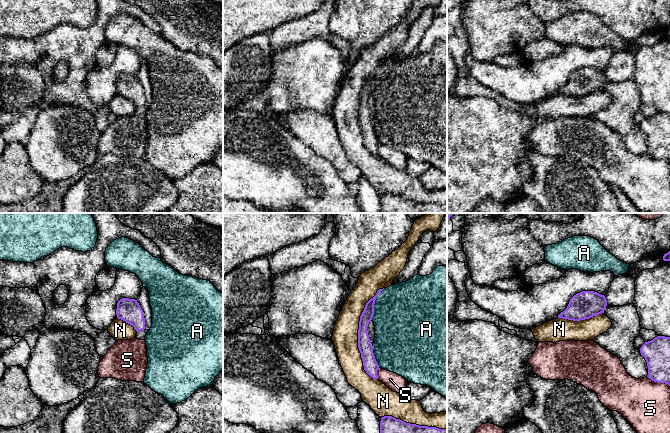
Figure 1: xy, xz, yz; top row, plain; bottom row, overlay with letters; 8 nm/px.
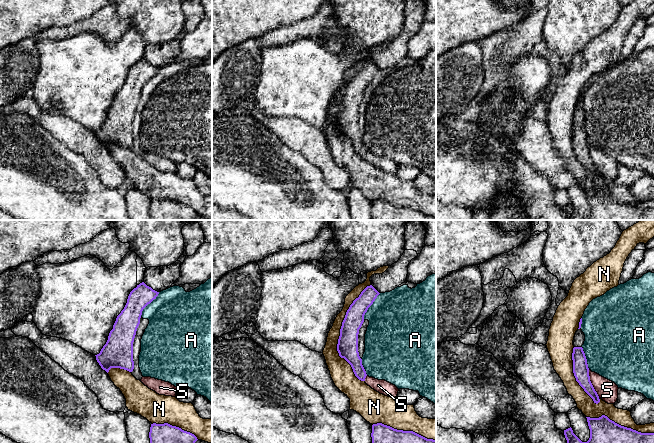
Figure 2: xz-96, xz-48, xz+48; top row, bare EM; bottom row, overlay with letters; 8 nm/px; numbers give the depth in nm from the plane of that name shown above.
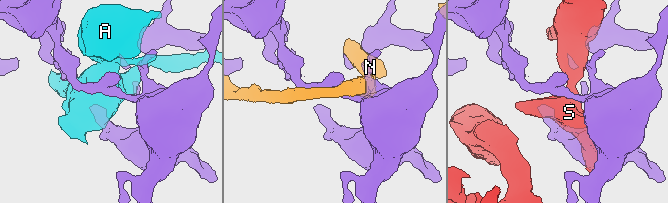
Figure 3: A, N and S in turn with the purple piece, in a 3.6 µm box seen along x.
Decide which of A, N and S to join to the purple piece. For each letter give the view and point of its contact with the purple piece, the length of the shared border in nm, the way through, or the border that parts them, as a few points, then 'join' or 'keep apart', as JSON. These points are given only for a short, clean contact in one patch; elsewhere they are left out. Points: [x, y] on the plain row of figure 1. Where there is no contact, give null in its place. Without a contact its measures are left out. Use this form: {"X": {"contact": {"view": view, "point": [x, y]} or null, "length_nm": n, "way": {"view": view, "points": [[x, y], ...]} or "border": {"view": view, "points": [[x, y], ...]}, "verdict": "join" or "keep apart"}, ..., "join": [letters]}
{"A": {"contact": {"view": "xz", "point": [374, 79]}, "length_nm": 280, "verdict": "keep apart"}, "N": {"contact": {"view": "xz", "point": [358, 108]}, "length_nm": 750, "verdict": "join"}, "S": {"contact": {"view": "xz", "point": [376, 149]}, "length_nm": 90, "verdict": "keep apart"}, "join": ["N"]}

